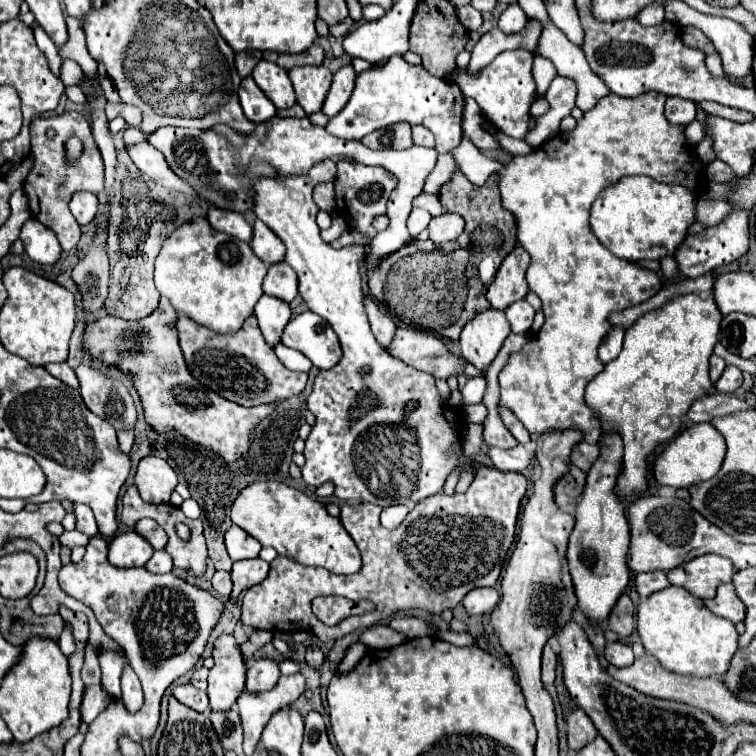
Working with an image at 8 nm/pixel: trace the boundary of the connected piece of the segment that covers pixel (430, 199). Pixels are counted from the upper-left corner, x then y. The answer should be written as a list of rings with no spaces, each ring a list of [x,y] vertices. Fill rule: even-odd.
[[[419,195],[413,199],[413,207],[421,207],[427,209],[431,215],[439,215],[441,213],[441,203],[437,199],[437,195]]]

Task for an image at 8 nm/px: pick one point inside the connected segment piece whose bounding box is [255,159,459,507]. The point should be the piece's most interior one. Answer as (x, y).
(385, 437)

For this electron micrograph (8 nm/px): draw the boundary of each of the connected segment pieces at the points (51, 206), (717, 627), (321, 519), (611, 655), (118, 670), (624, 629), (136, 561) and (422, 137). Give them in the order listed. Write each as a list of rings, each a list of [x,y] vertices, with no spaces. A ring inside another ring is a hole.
[[[65,111],[63,115],[53,115],[53,117],[39,117],[31,123],[31,151],[35,155],[35,165],[29,171],[25,179],[25,193],[29,197],[29,209],[35,219],[39,219],[43,225],[55,231],[63,251],[73,249],[79,239],[81,239],[81,227],[75,223],[75,217],[69,211],[69,201],[73,193],[77,191],[91,191],[95,195],[105,191],[103,185],[103,161],[101,153],[93,141],[91,133],[91,123],[75,111]],[[69,137],[79,137],[83,141],[83,155],[73,163],[65,163],[65,151],[63,143]]]
[[[673,585],[645,597],[639,603],[637,631],[647,653],[657,657],[657,661],[665,669],[693,677],[723,675],[729,669],[729,661],[733,659],[733,653],[739,647],[737,645],[739,633],[735,631],[735,625],[731,621],[713,615],[699,597],[693,597],[687,589]]]
[[[253,481],[239,491],[231,505],[231,521],[253,535],[261,545],[273,547],[281,557],[301,565],[323,567],[331,573],[351,575],[361,569],[361,555],[345,527],[331,517],[325,505],[299,489],[279,481]]]
[[[617,641],[617,643],[607,643],[605,647],[605,659],[615,665],[615,667],[627,667],[633,663],[633,651],[629,645]]]
[[[101,649],[99,663],[101,663],[101,685],[105,687],[105,691],[109,691],[111,699],[121,699],[119,679],[121,679],[123,667],[127,665],[127,657],[111,649]]]
[[[623,593],[609,615],[609,629],[621,637],[627,637],[631,635],[633,627],[635,627],[635,605],[631,603],[629,595]]]
[[[135,531],[121,533],[109,541],[109,563],[113,567],[143,567],[151,555],[149,541]]]
[[[415,125],[413,127],[413,143],[415,145],[423,145],[423,147],[433,147],[435,141],[433,141],[433,133],[421,125]]]

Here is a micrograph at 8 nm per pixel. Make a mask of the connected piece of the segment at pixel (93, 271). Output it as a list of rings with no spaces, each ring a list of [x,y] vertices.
[[[101,221],[95,245],[89,249],[87,257],[81,259],[79,265],[73,269],[73,281],[83,293],[85,309],[95,311],[103,307],[109,283],[109,259],[105,253],[105,221]]]

